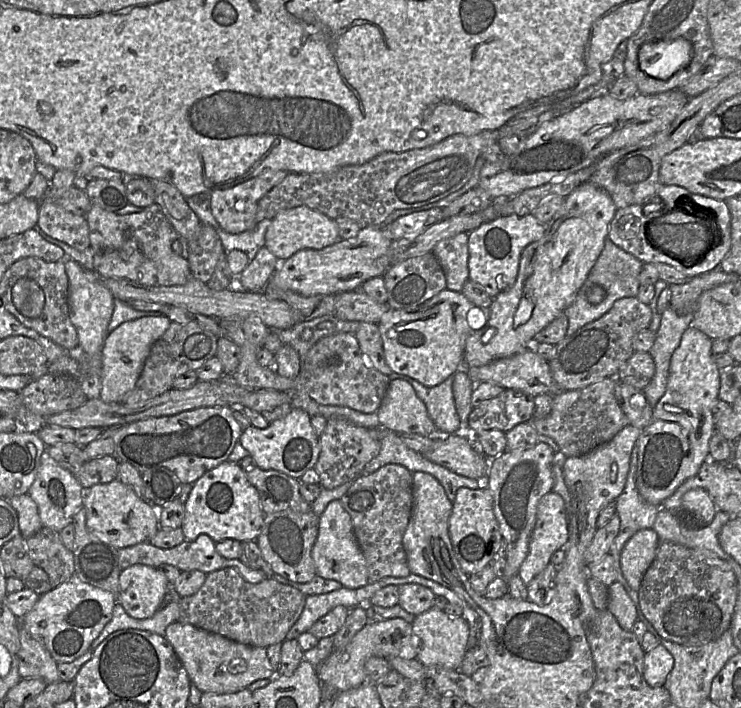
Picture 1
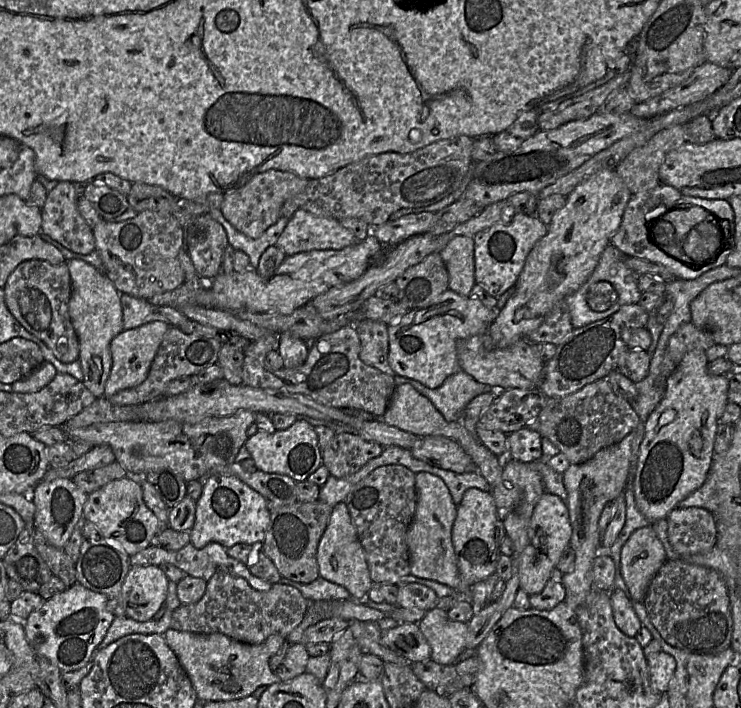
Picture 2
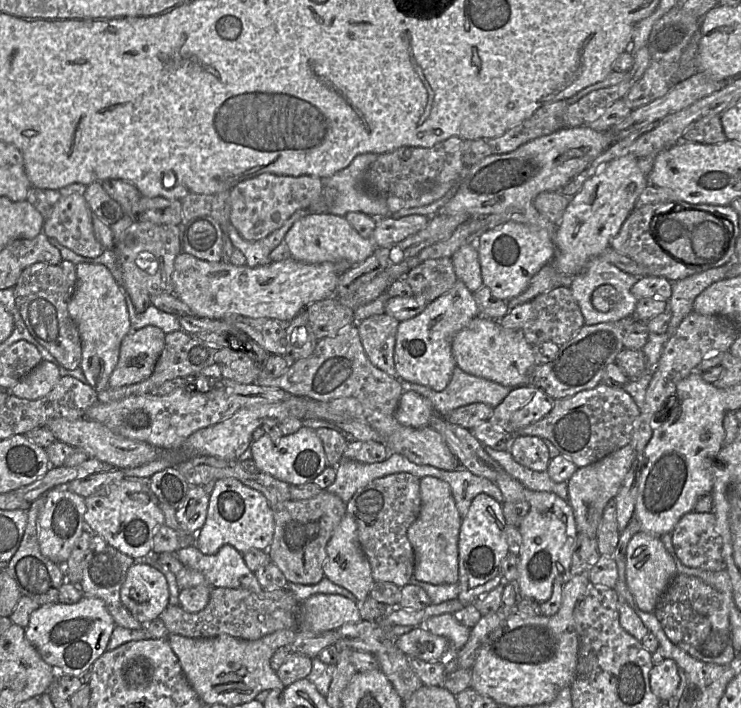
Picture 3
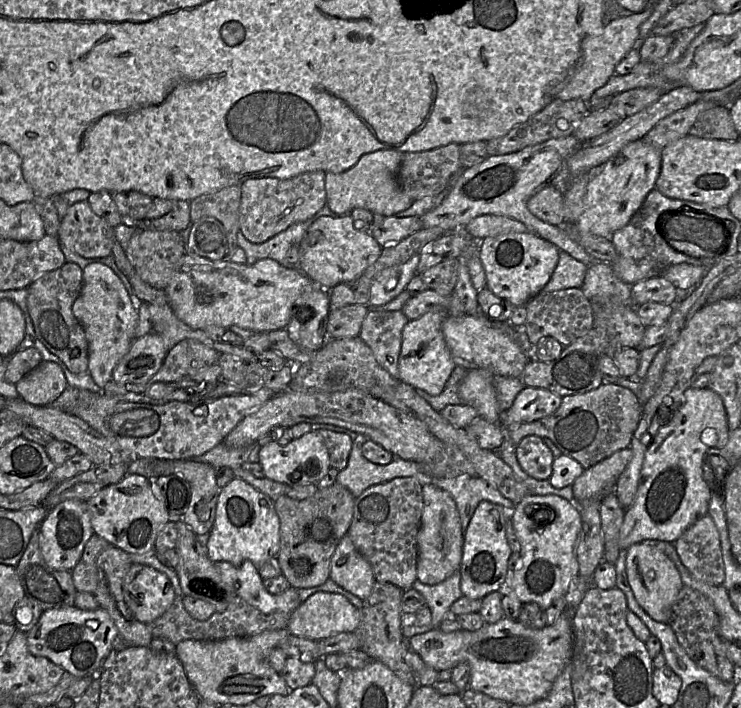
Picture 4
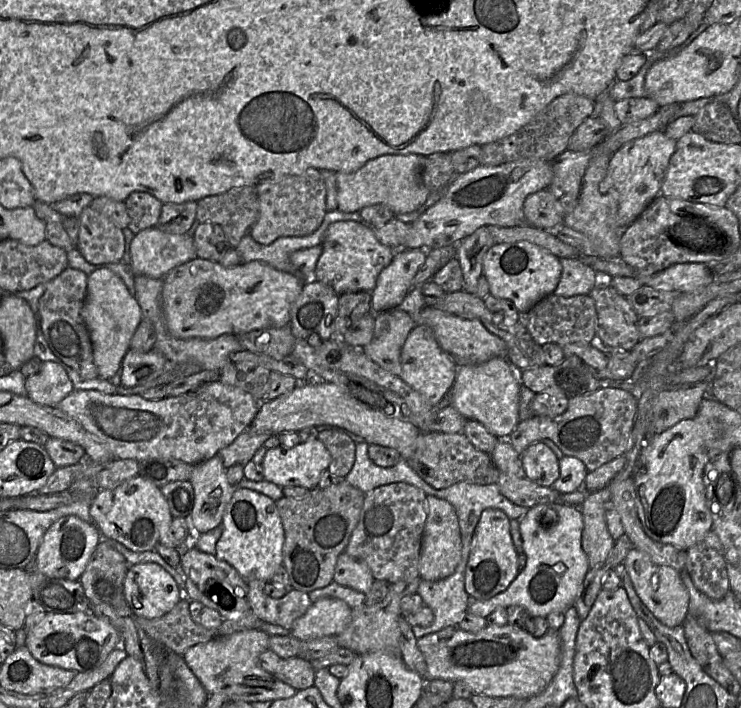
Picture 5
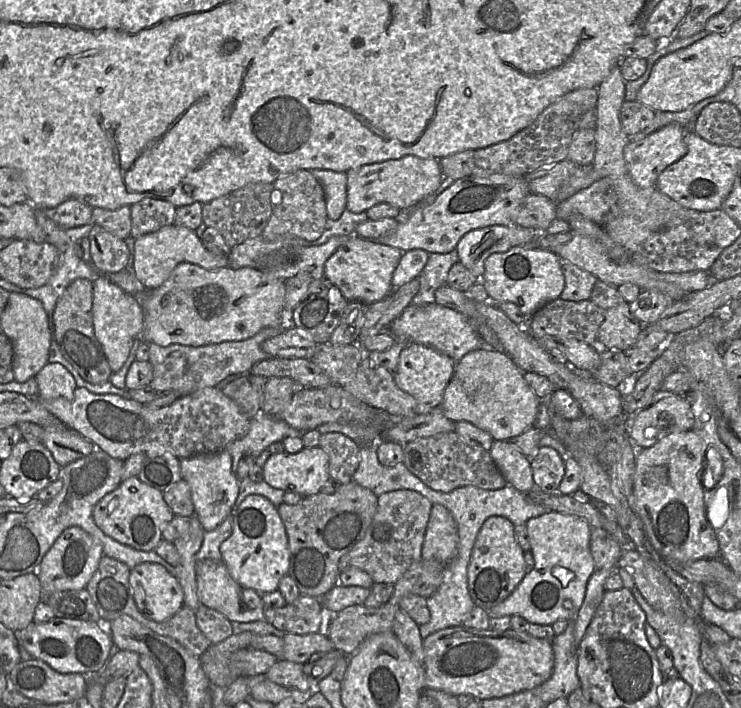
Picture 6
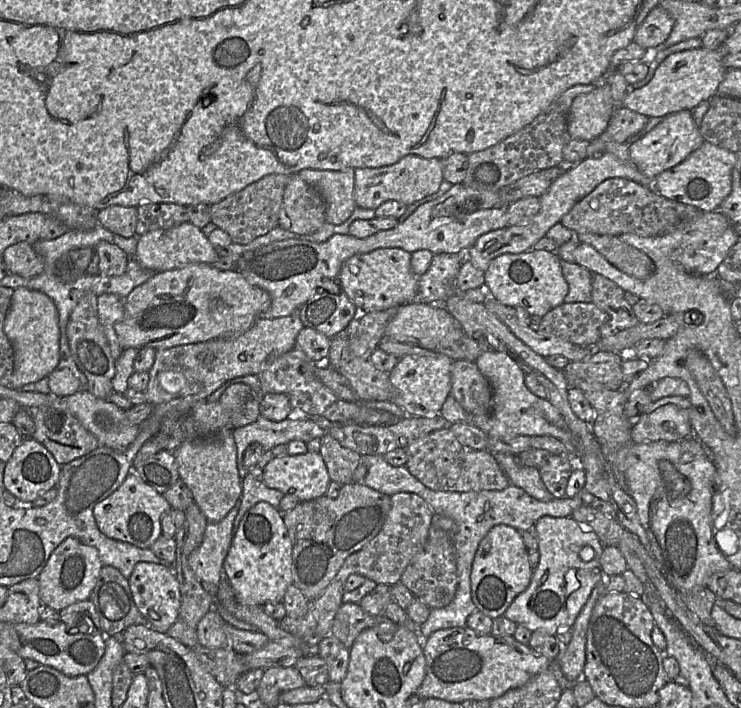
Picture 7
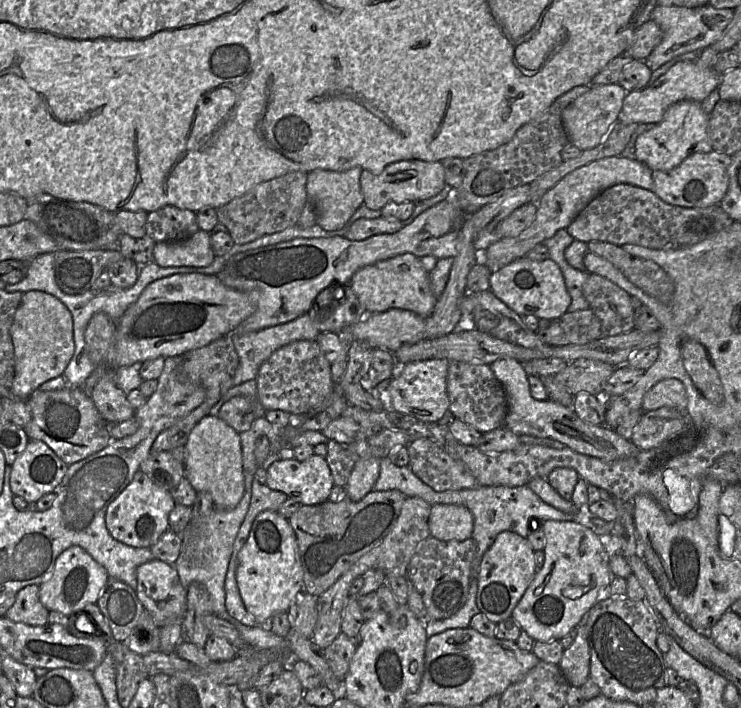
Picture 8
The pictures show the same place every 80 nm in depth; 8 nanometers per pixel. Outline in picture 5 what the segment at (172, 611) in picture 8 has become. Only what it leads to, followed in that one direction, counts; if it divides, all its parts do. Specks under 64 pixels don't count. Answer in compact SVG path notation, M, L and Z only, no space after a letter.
M150 562L128 567L123 592L132 612L146 619L164 616L184 596L173 577L158 564Z

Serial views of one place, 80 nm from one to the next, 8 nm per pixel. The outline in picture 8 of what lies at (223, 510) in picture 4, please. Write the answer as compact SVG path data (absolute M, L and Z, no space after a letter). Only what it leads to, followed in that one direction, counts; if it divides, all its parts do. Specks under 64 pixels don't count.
M263 511L256 516L251 526L249 536L238 554L238 566L236 569L237 586L246 610L252 614L258 625L265 624L275 613L287 612L291 604L295 601L299 592L304 591L303 569L297 543L296 535L290 526L288 519L282 517L277 511Z

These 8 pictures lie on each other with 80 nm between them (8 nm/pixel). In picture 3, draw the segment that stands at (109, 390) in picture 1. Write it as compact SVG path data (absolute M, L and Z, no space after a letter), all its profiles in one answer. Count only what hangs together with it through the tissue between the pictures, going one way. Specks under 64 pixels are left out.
M156 326L131 331L121 342L119 359L108 386L118 388L148 379L165 346L165 333Z

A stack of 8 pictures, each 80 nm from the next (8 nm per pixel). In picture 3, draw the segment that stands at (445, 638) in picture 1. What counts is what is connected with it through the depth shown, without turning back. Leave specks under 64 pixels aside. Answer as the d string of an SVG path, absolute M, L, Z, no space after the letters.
M451 613L430 616L420 627L435 635L444 636L449 641L447 656L457 654L470 636L470 628L458 622Z

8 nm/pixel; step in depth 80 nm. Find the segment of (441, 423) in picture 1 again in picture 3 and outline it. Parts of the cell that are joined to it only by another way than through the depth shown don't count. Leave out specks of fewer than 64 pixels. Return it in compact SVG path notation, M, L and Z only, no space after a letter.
M456 366L451 379L442 391L400 380L405 391L414 391L427 398L435 412L445 417L450 411L472 403L482 402L494 408L513 389L499 383L468 374Z

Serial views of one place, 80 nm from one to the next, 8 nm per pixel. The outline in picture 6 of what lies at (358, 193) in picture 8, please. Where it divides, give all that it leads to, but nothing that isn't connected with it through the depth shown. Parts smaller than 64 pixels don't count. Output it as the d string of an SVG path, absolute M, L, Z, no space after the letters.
M324 169L310 171L324 189L327 217L338 220L347 206L347 174Z

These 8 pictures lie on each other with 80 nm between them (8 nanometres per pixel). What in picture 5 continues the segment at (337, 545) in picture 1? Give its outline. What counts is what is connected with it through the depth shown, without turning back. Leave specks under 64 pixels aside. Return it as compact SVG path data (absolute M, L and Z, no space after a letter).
M344 551L338 556L333 581L367 594L375 579L365 563Z

